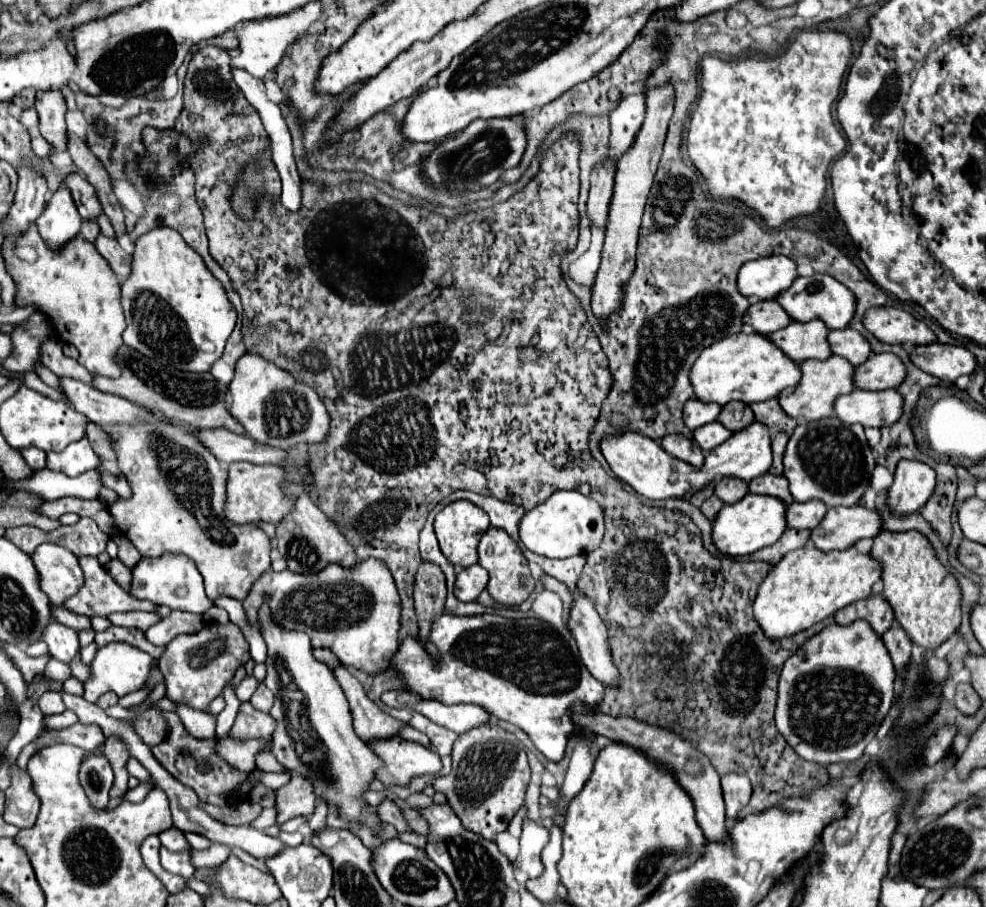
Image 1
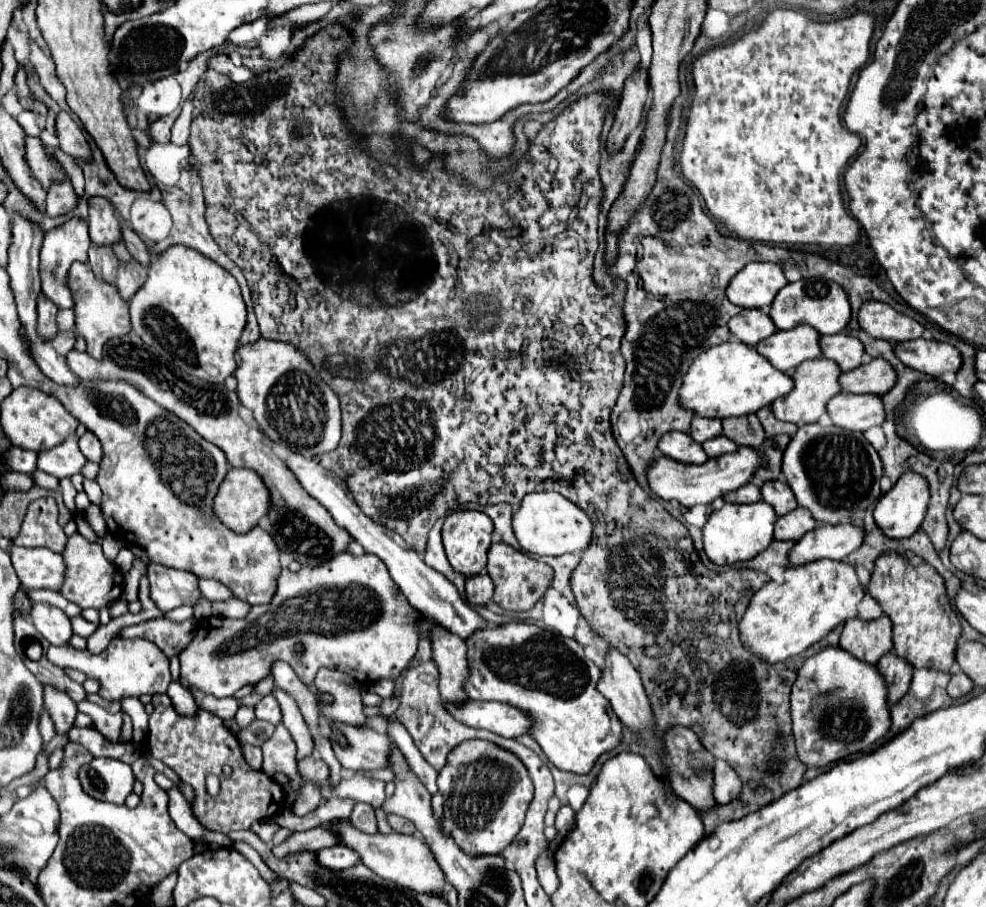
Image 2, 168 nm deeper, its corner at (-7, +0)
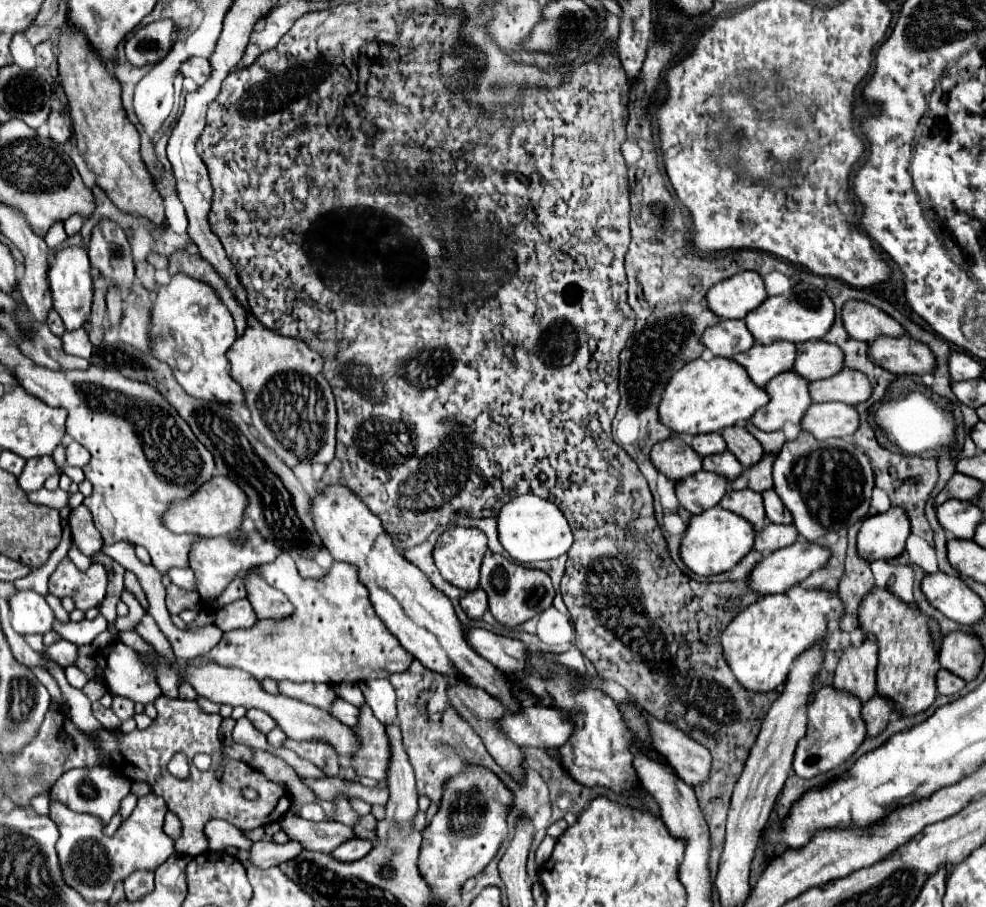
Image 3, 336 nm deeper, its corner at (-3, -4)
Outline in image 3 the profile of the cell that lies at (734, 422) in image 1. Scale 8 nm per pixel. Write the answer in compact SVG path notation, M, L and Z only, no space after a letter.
M727 427L727 431L721 431L727 449L739 459L743 467L753 467L761 457L763 457L763 447L761 443L747 433L743 427Z

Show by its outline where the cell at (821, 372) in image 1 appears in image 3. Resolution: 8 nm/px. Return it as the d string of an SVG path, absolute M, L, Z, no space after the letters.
M791 371L779 373L773 377L765 391L769 395L769 403L755 411L751 423L761 431L779 431L787 421L799 425L799 419L813 403L809 397L809 381L799 379L801 375L793 375Z

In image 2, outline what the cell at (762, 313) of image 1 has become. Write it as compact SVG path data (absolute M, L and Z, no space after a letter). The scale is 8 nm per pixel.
M743 309L729 321L729 331L739 341L755 347L759 341L775 333L775 325L771 323L769 313L765 313L763 309Z

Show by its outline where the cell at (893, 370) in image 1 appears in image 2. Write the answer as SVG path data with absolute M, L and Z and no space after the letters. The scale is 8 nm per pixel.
M871 359L869 363L843 373L839 383L847 393L885 395L895 385L895 367L891 367L887 359Z

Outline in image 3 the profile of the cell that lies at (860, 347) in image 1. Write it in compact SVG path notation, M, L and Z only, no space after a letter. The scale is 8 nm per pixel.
M807 341L797 345L793 371L807 381L831 377L843 369L843 351L825 341Z

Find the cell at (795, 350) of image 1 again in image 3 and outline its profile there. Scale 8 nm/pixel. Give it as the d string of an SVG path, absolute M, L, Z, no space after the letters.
M755 343L749 351L739 353L733 359L741 367L745 367L749 379L757 383L757 387L765 387L769 379L791 369L791 363L795 361L795 345L771 343L765 347L765 345Z

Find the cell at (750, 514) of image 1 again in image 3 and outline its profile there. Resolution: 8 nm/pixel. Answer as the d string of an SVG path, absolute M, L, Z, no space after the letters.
M717 505L699 515L693 515L687 521L687 529L681 539L679 553L689 571L709 577L733 569L753 549L753 541L755 541L753 525L745 519L739 519L739 515L725 511L723 507Z

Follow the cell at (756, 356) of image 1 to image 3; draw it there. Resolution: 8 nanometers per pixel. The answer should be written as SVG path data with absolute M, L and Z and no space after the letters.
M695 359L669 379L659 403L659 421L679 435L717 433L739 421L751 419L751 415L767 401L769 397L765 389L751 383L743 367L733 359Z

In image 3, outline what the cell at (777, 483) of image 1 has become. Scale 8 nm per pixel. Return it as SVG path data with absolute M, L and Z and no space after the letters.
M769 489L769 491L763 493L763 503L765 503L767 519L769 519L771 523L777 523L777 525L791 525L791 523L793 523L791 513L787 511L787 507L783 507L779 495L775 495L773 489Z

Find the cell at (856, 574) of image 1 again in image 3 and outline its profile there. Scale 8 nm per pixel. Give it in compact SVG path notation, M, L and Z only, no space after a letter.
M797 585L787 591L789 599L778 599L778 595L758 598L741 611L721 635L723 655L731 673L741 687L755 693L767 693L783 685L795 657L819 639L825 639L829 621L843 617L843 601L835 593Z

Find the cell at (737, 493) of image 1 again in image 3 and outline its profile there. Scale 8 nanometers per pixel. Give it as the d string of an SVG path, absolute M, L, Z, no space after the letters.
M727 489L727 495L723 495L721 503L723 509L737 513L739 517L747 519L757 533L763 529L765 523L765 509L763 509L763 499L759 493L751 491L751 489L743 489L743 491L733 491Z

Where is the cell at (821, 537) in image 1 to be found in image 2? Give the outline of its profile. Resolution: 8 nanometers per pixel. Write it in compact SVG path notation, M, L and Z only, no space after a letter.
M853 523L819 525L795 543L789 553L791 565L803 565L817 559L845 559L861 547L865 529Z

